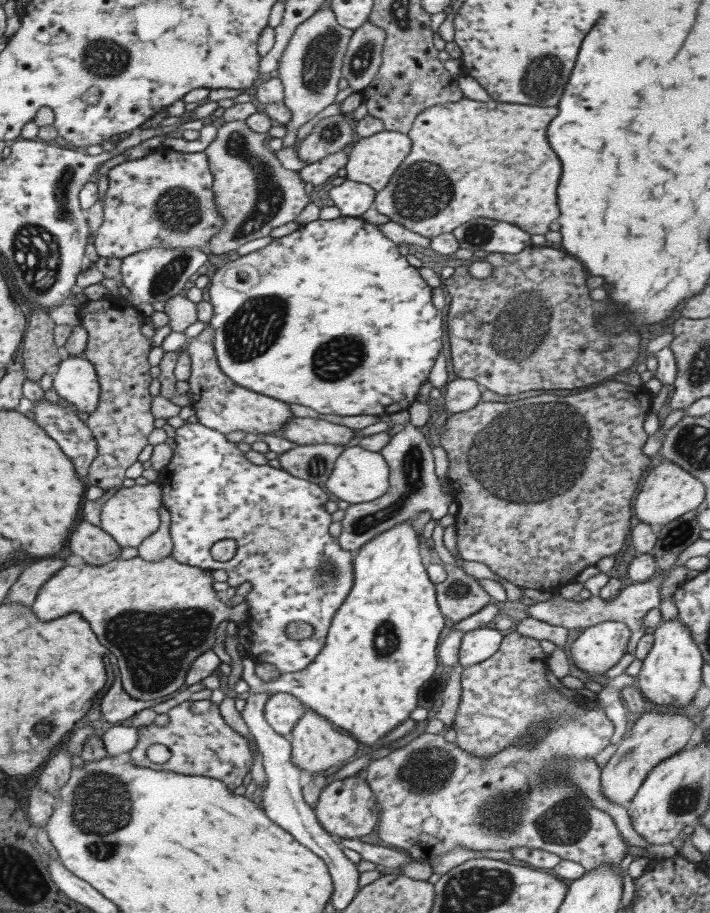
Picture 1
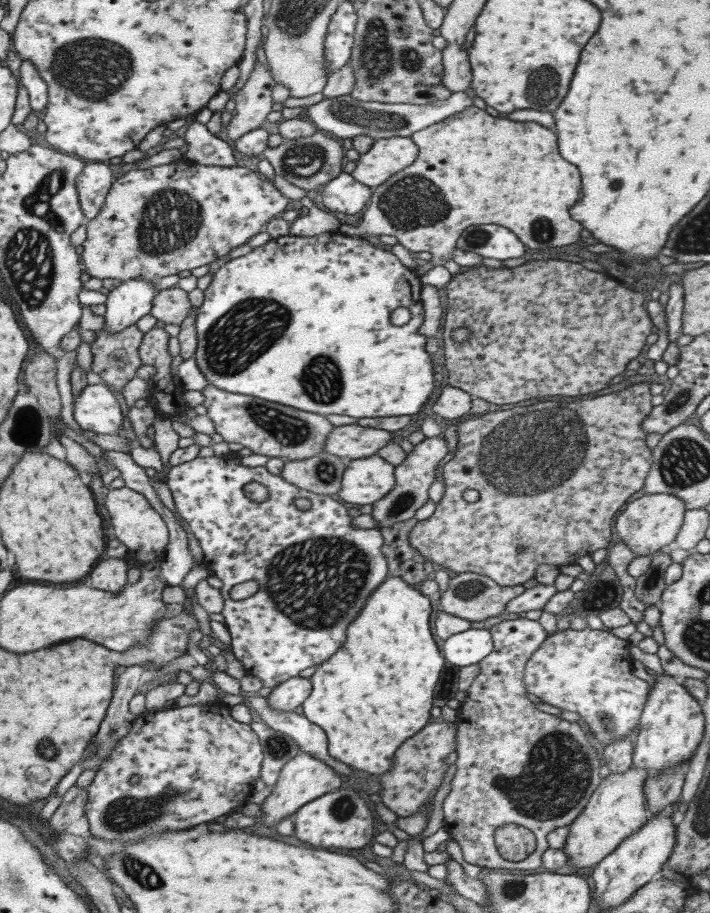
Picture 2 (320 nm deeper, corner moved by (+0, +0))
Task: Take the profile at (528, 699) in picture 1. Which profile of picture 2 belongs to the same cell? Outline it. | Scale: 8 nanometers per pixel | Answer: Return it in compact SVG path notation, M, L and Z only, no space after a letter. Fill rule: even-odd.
M523 615L514 620L501 621L488 631L492 640L491 653L478 662L478 675L466 690L467 696L456 709L456 765L451 779L451 791L443 799L442 827L460 846L463 861L488 870L507 870L526 873L539 868L541 856L548 847L546 836L554 828L568 826L586 805L590 794L601 780L595 749L585 738L585 732L575 722L557 719L555 715L537 711L529 701L522 683L525 663L537 651L547 636L537 621ZM513 823L528 828L536 842L529 856L520 862L503 860L493 844L493 833L498 826Z

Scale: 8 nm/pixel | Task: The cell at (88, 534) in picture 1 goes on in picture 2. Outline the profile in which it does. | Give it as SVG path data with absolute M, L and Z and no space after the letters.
M103 554L90 570L87 584L97 590L116 594L126 585L127 569L125 560L110 558Z

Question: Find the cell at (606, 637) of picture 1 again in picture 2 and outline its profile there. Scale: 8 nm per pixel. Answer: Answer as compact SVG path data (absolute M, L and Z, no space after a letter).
M587 626L582 630L565 629L553 633L546 636L540 645L524 666L522 683L529 694L545 704L579 714L583 724L587 724L587 730L603 746L627 736L638 726L650 685L631 673L631 663L634 660L628 652L627 640L615 637L609 633L609 629L603 631Z

